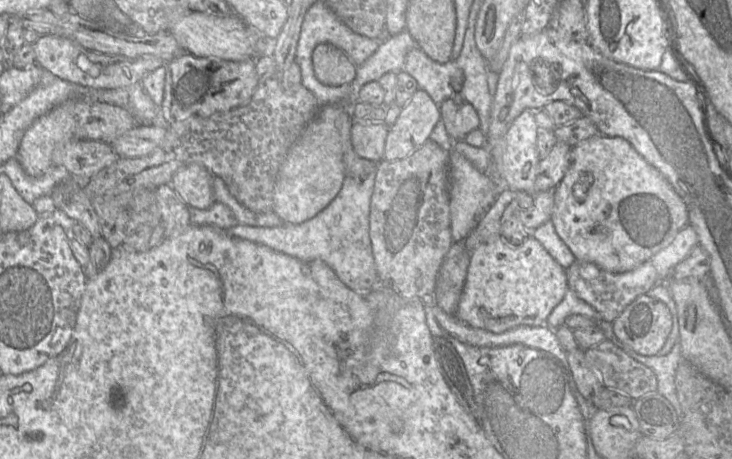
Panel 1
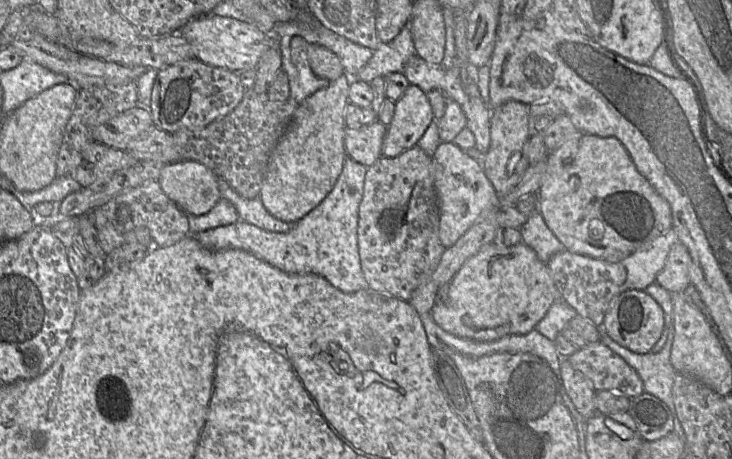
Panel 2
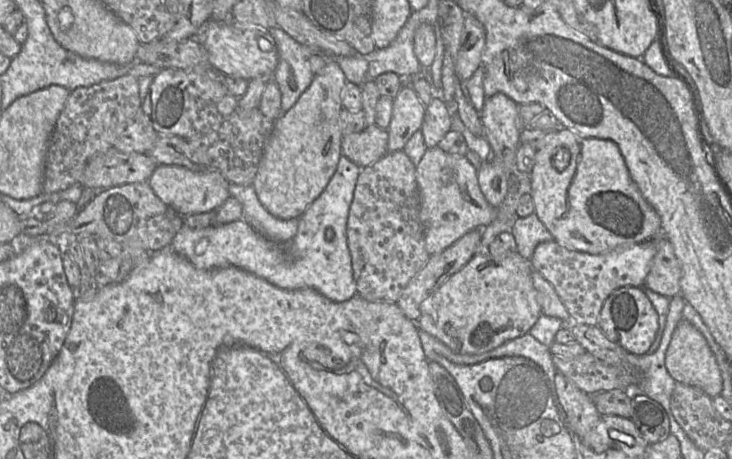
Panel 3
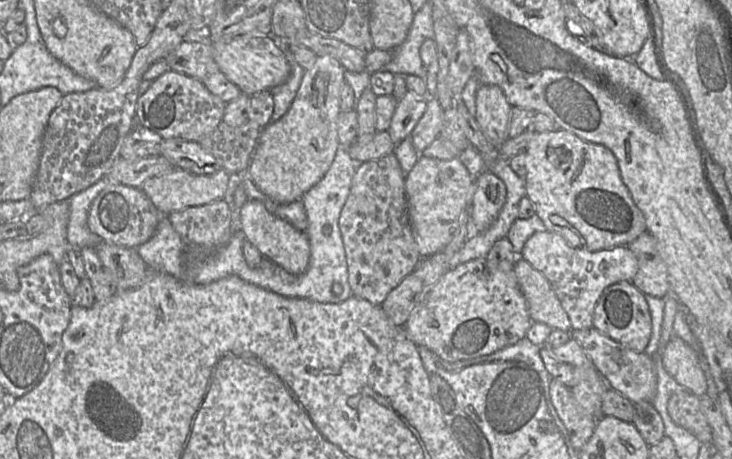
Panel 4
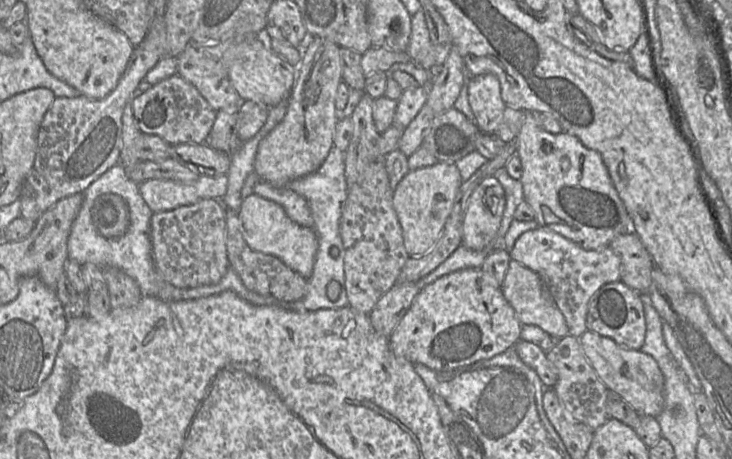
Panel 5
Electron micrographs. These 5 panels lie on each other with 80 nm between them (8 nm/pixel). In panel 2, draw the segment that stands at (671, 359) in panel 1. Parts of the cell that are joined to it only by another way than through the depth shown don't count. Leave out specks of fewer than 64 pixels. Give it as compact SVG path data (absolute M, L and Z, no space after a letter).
M674 326L671 327L667 341L659 352L638 354L614 341L601 328L601 342L623 358L638 373L643 381L644 392L662 400L673 417L677 417L673 402L673 385L676 371L670 361L673 337Z

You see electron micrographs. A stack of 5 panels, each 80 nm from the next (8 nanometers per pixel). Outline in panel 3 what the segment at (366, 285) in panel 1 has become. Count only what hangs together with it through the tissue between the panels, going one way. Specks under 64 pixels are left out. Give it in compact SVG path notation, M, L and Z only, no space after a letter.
M341 155L337 169L323 192L308 206L299 218L295 236L288 241L274 241L258 233L249 223L239 219L223 225L193 229L186 225L177 232L170 248L188 259L196 268L209 270L235 266L265 279L284 290L313 289L335 302L356 296L351 254L347 241L347 220L361 167L345 155Z

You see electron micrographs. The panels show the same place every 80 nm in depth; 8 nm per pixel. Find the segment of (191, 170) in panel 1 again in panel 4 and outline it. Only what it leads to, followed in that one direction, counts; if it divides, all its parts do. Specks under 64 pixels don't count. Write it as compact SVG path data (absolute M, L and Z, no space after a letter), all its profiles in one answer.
M175 168L172 171L147 179L141 186L142 191L164 216L191 206L200 206L223 199L228 188L229 173L219 169L213 174L192 174Z

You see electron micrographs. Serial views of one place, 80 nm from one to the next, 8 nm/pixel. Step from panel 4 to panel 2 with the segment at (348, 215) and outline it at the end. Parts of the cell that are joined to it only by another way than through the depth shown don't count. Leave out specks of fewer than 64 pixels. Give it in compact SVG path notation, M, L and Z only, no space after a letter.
M414 146L393 158L384 157L382 155L375 164L368 167L364 180L363 198L359 206L358 220L359 256L361 268L368 284L368 289L380 294L399 298L409 302L414 291L435 271L440 262L442 254L446 250L446 248L441 244L439 240L439 222L439 204L434 187L432 157L428 155L424 150L418 146Z

